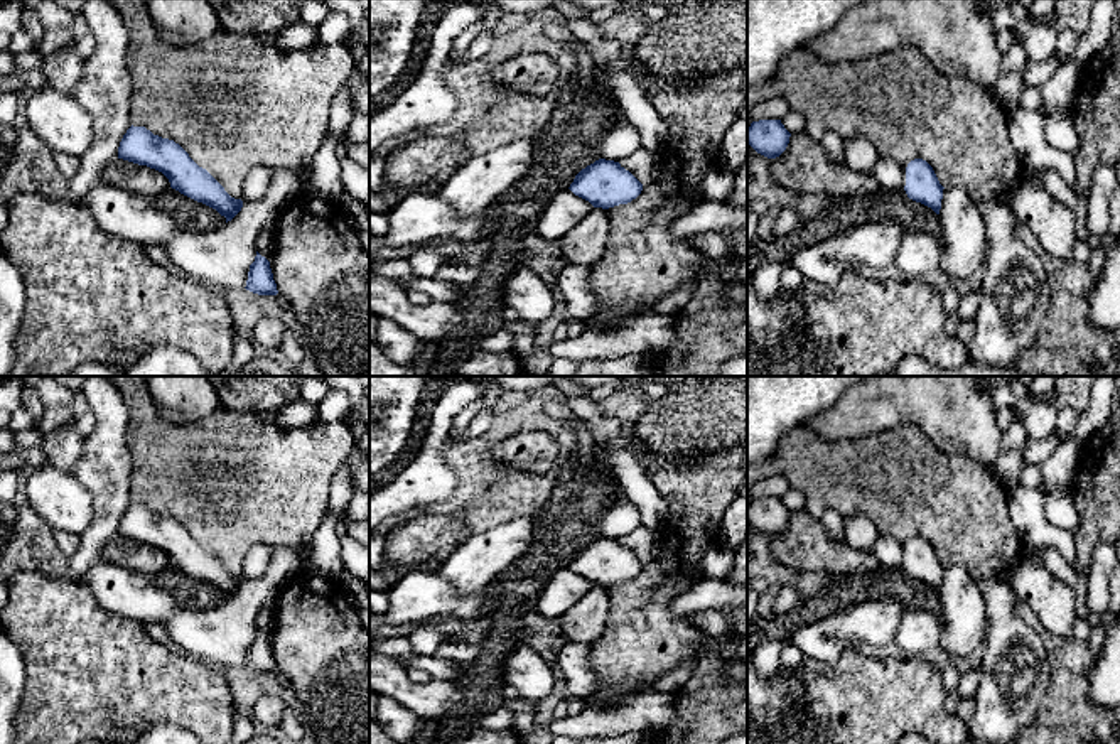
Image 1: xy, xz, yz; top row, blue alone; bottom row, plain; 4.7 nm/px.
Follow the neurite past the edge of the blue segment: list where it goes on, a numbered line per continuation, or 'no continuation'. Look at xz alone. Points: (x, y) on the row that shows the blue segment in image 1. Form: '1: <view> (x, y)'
no continuation

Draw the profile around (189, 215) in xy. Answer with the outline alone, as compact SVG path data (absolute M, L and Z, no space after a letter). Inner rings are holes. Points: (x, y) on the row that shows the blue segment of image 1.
M172 187L153 197L152 206L159 213L174 218L184 231L211 231L226 223L226 218L216 209L197 202Z

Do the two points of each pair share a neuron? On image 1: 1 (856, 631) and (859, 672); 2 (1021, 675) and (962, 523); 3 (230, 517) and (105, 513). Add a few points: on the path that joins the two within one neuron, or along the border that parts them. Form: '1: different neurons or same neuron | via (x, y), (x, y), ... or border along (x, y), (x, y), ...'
1: different neurons | border along (859, 646), (849, 646), (832, 663), (820, 662)
2: different neurons | border along (1007, 572), (979, 581)
3: different neurons | border along (130, 461), (132, 501)

